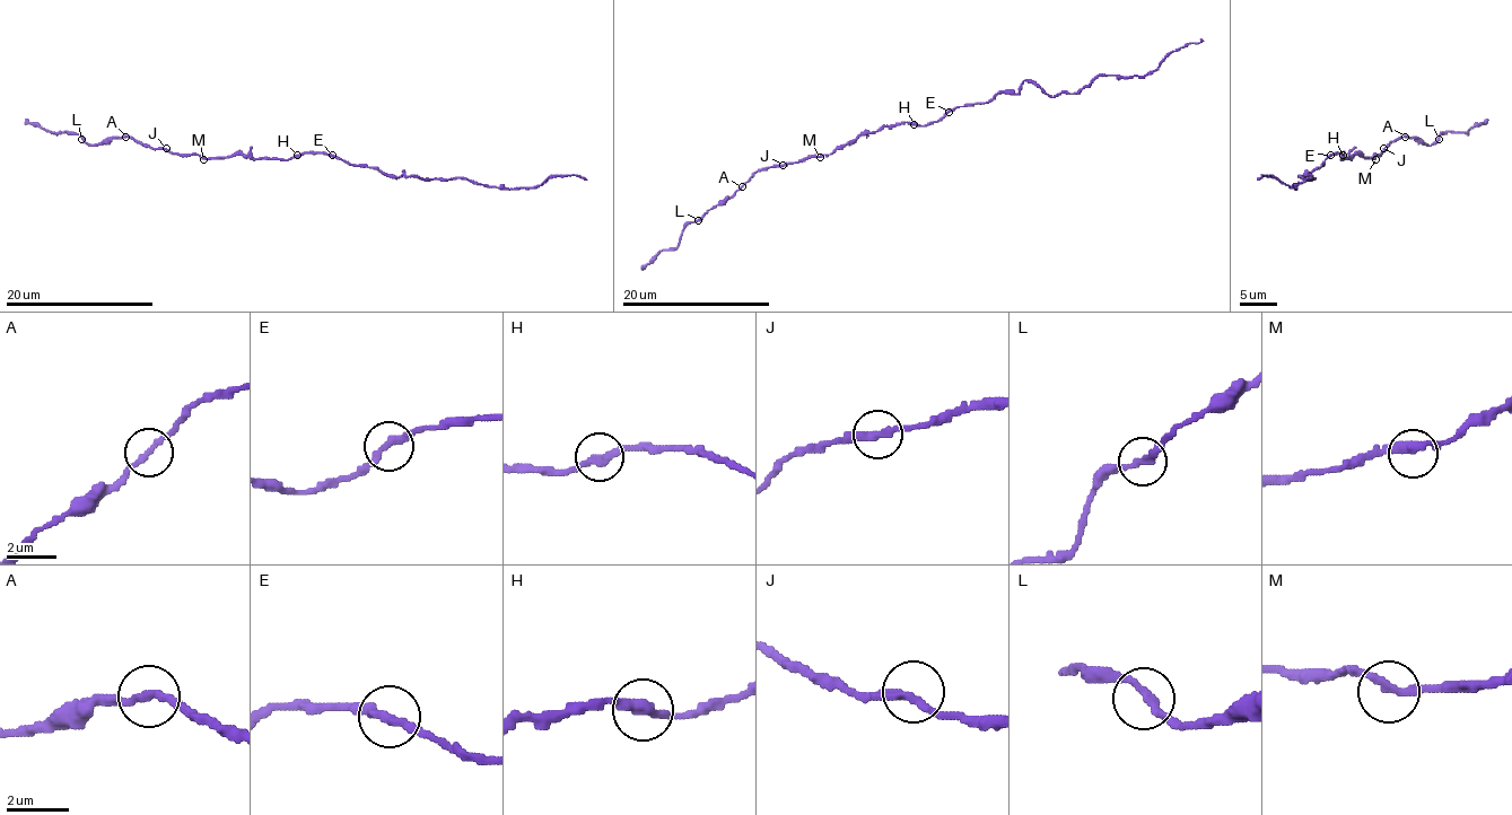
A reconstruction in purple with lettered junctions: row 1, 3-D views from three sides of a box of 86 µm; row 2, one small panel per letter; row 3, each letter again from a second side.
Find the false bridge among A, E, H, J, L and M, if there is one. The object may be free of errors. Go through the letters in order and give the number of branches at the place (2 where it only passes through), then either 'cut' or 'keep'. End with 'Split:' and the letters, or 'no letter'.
A: branches 2; keep
E: branches 2; keep
H: branches 2; keep
J: branches 2; keep
L: branches 2; keep
M: branches 2; keep
Split: no letter

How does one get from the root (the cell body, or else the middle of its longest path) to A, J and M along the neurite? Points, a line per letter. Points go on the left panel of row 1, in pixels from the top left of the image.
A: (299, 157), (250, 159), (230, 155), (204, 159), (154, 149), (125, 137)
J: (299, 157), (250, 159), (230, 155), (204, 159), (172, 154), (166, 148)
M: (299, 157), (250, 159), (230, 155), (203, 159)

